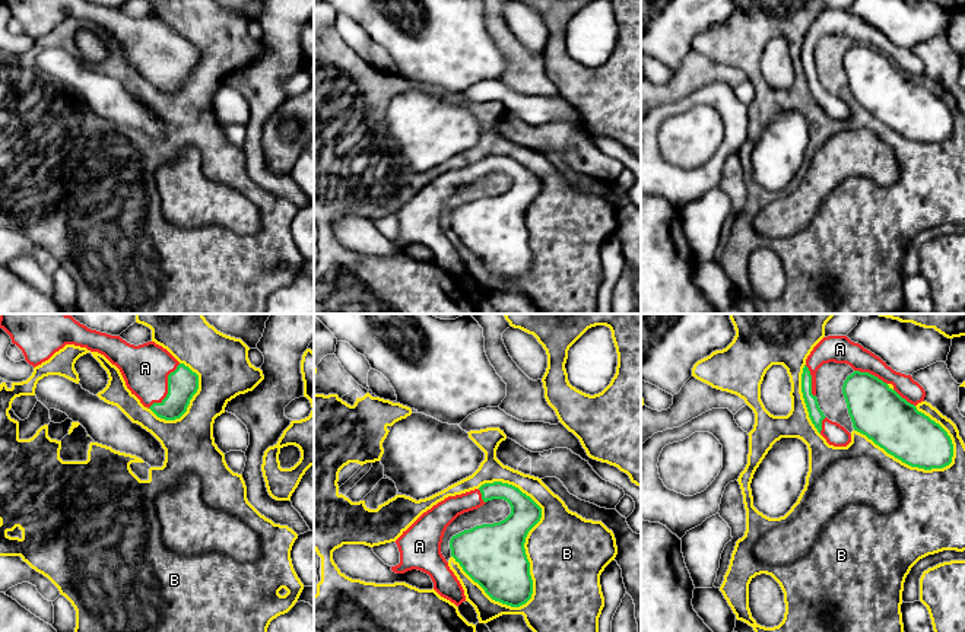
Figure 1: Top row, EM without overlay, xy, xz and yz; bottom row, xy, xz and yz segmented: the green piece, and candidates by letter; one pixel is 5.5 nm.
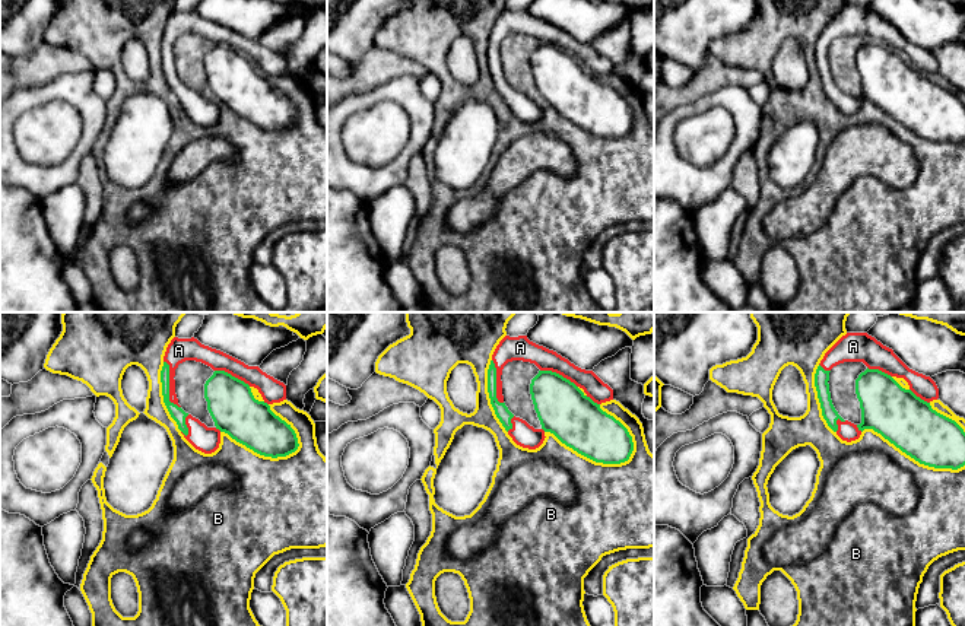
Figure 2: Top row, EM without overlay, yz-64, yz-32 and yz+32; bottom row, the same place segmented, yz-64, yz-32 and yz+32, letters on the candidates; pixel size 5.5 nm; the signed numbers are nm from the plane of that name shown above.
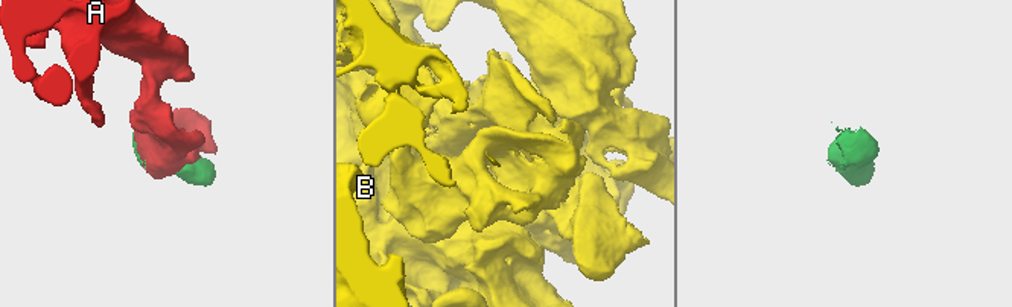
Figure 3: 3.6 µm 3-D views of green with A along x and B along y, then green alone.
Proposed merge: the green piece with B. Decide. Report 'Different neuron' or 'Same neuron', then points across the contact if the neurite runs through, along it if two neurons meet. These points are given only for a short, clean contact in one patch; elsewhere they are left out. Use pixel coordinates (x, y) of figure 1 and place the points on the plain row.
Different neuron

